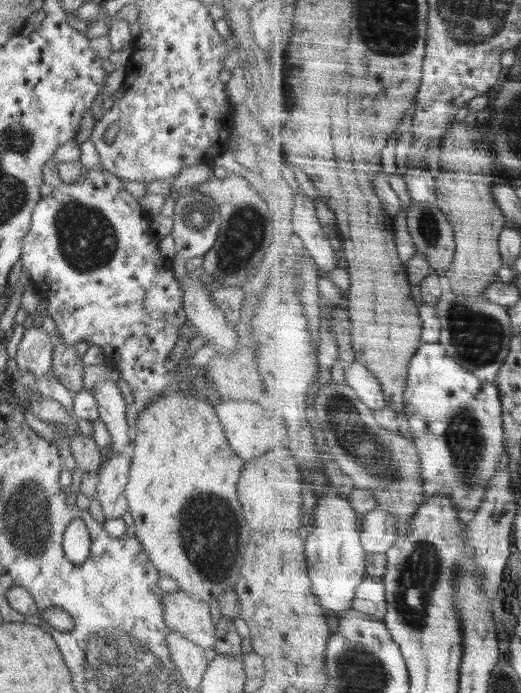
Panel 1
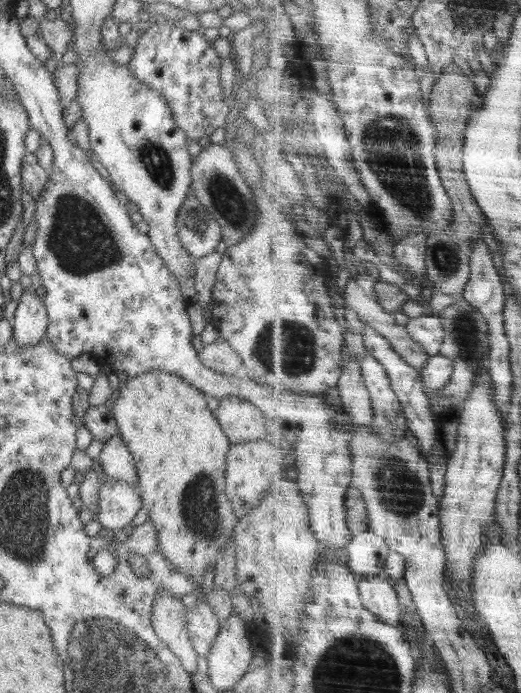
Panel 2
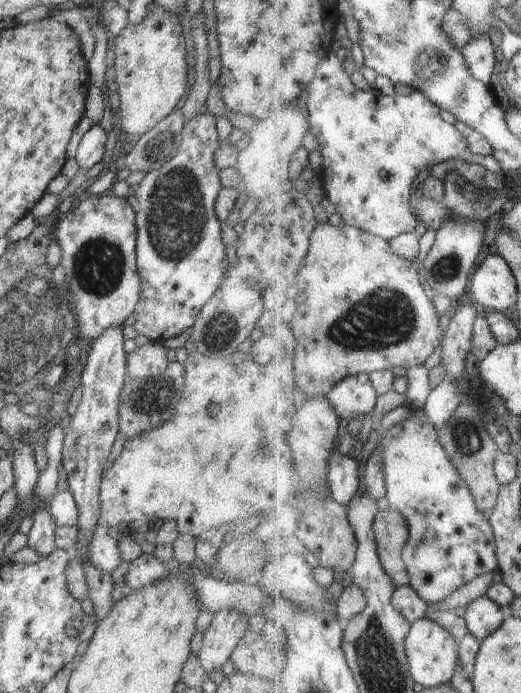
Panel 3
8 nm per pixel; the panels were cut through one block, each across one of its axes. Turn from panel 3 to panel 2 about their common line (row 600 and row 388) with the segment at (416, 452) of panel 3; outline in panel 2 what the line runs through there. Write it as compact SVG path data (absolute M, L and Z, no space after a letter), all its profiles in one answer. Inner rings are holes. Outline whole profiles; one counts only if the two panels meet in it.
M440 352L430 357L428 364L420 371L430 398L439 396L440 390L450 386L454 372L455 362L449 356Z

